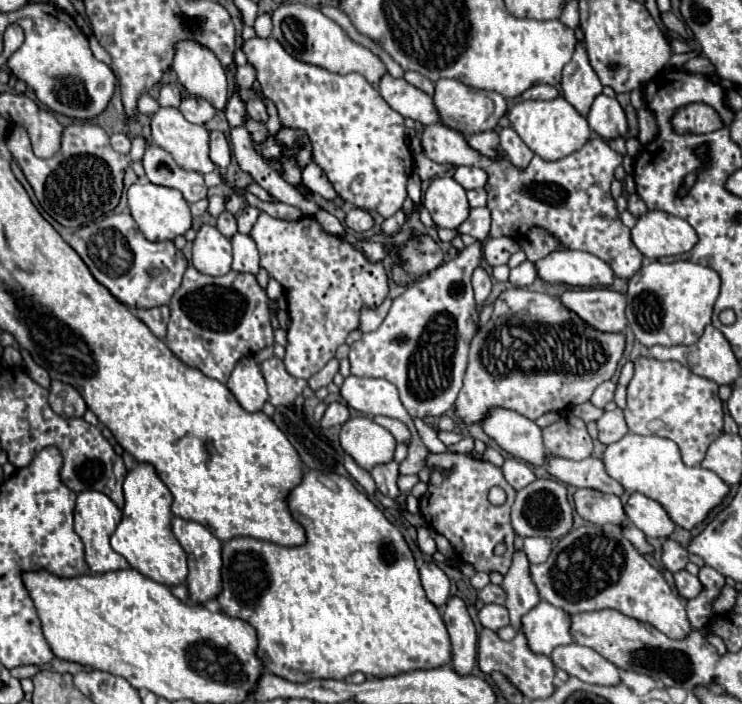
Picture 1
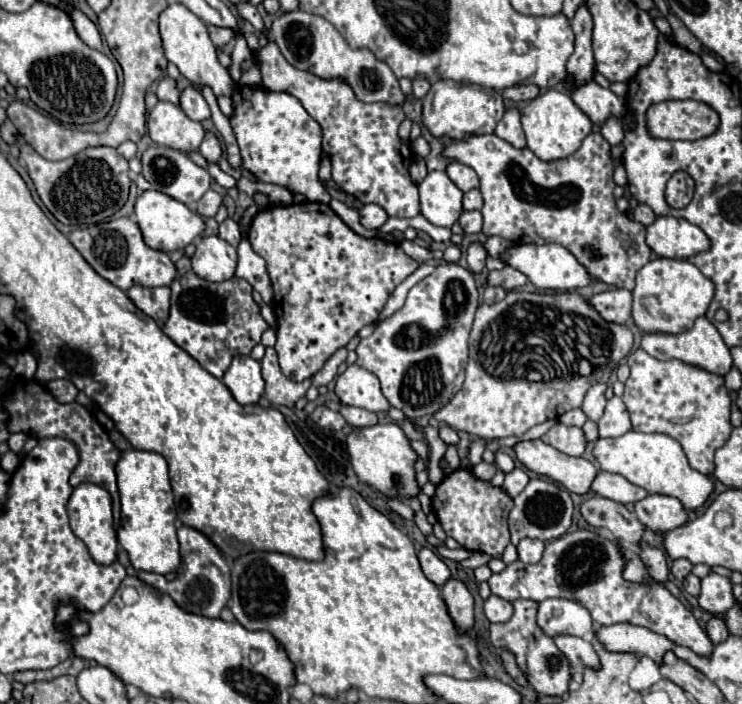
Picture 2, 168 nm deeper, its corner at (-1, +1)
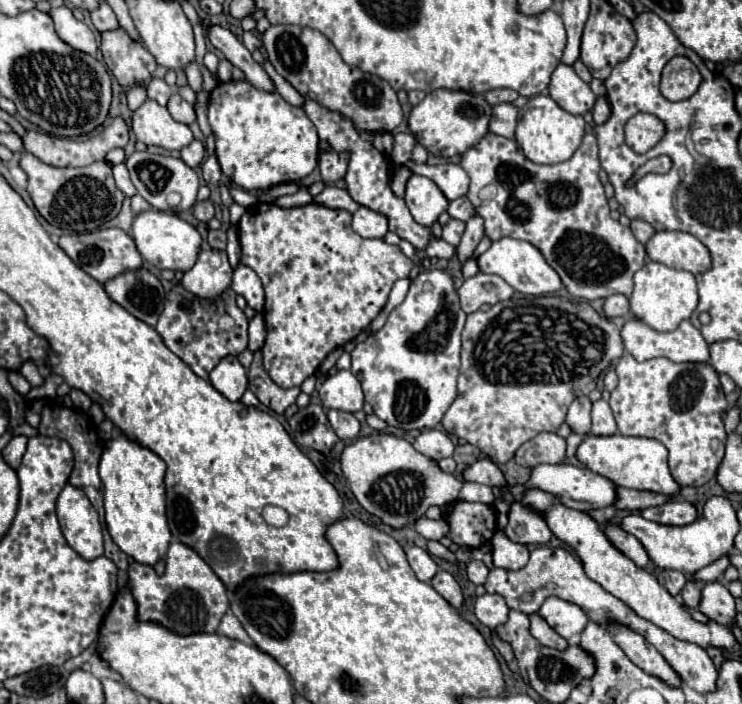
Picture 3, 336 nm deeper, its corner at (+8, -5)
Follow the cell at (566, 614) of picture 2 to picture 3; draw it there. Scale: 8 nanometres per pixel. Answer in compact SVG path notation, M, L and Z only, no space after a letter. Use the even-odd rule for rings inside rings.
M548 596L538 614L542 614L550 628L554 628L566 640L574 634L580 634L588 622L588 614L580 606L560 600L556 596Z

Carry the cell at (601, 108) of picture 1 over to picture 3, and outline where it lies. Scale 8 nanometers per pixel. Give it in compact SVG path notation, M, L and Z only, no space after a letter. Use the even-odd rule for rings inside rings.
M558 64L550 76L550 96L570 114L584 114L594 108L596 96L582 78L578 78L568 64Z

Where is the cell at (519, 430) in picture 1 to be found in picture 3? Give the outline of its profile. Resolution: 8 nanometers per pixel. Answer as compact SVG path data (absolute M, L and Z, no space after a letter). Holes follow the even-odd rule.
M538 464L532 470L532 476L530 476L526 486L546 490L546 492L554 494L556 498L560 498L564 506L568 506L572 510L582 510L582 512L612 506L618 498L616 484L612 480L608 480L608 478L588 470L588 468L580 468L580 466L572 466L572 464Z

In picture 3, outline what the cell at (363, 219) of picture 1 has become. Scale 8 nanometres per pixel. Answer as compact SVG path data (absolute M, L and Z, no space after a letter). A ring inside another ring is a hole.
M360 206L354 212L352 228L362 238L384 238L388 232L388 218L376 210Z

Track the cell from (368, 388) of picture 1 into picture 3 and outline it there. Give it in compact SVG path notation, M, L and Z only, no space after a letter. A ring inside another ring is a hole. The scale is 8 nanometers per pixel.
M338 370L336 374L328 376L318 394L324 408L336 408L344 412L362 410L364 394L358 378L350 370Z

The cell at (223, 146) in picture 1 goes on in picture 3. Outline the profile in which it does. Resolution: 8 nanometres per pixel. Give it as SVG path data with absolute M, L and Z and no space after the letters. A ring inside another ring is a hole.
M192 140L188 146L184 146L180 150L180 158L190 166L190 168L198 168L204 160L204 146L200 140Z

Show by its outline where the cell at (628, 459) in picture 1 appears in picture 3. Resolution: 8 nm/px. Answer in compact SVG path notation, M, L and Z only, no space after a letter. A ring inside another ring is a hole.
M588 434L582 444L578 446L576 458L596 474L610 478L620 488L634 488L634 490L650 490L658 494L678 494L680 486L674 482L668 470L668 450L662 442L652 438L634 438L634 436L594 436Z

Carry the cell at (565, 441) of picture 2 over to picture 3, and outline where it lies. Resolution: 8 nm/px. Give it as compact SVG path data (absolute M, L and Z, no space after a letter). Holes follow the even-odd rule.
M542 432L518 448L514 462L524 468L534 468L538 464L560 464L564 462L564 454L566 440L558 434Z

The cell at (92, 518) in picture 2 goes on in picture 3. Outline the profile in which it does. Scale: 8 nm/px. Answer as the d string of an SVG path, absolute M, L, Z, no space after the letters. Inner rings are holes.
M66 484L58 496L56 512L66 542L84 560L94 560L104 554L98 512L80 488Z

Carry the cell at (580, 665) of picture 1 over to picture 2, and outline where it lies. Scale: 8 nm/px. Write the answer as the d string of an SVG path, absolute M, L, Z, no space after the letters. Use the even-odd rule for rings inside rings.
M557 636L555 644L567 656L571 668L579 668L579 666L581 668L587 666L587 668L593 668L593 670L601 668L597 652L583 638L577 638L577 636Z

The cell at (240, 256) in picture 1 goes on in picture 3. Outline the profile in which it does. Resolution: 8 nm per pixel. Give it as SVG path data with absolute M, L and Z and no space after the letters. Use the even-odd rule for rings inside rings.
M240 264L234 270L232 290L236 294L244 296L246 302L248 302L248 306L254 308L256 312L264 310L264 288L262 288L262 282L260 282L260 278L256 276L256 272L252 268Z

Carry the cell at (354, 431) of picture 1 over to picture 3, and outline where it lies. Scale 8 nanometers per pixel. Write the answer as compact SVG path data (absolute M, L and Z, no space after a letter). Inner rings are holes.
M380 434L378 438L370 438L370 436L368 438L358 438L356 442L352 442L350 446L344 448L340 464L342 464L342 472L348 480L348 486L354 492L360 506L364 510L368 510L370 514L378 516L384 524L388 524L392 528L404 528L404 526L414 524L418 518L422 518L426 514L426 510L430 506L440 506L442 508L444 504L456 502L458 492L462 488L462 482L458 486L458 478L454 474L442 472L436 460L416 452L414 446L408 440L404 440L400 436L392 436L392 434Z

